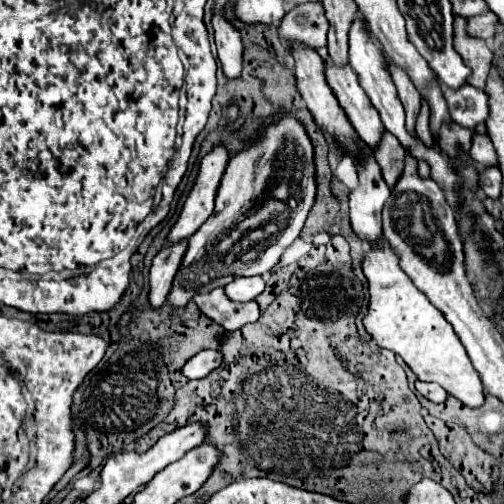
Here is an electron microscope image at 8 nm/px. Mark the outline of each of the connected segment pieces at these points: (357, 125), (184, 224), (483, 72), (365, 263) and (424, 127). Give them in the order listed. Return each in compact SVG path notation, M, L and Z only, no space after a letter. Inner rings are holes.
M326 61L324 73L330 91L336 95L338 103L342 105L354 131L372 151L376 151L376 145L380 145L386 129L378 117L378 111L364 93L358 75L354 73L354 69L350 69L348 63L334 65L332 61Z
M216 145L204 159L200 161L200 171L194 181L194 187L184 203L184 211L180 213L180 219L172 227L168 235L168 243L176 243L182 239L192 237L194 231L200 229L200 225L212 215L214 209L214 197L222 179L222 173L226 171L230 153L224 145Z
M462 17L454 19L454 49L462 57L464 65L472 69L468 85L484 89L486 77L492 67L492 51L486 47L484 41L480 41L476 37L468 37L466 19L462 19Z
M380 239L376 247L370 245L366 249L362 257L362 271L368 279L370 305L364 317L364 329L380 347L400 355L416 379L438 383L464 405L480 407L484 403L482 383L464 345L458 341L454 329L450 329L450 323L442 317L442 313L410 281L398 263L398 255L384 239Z
M422 99L420 113L416 120L415 131L420 140L427 147L432 147L434 140L429 128L430 108L427 102Z

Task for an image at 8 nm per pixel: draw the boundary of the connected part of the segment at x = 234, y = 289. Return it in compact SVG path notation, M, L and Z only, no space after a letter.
M240 277L226 285L226 295L232 301L254 301L264 291L262 277Z

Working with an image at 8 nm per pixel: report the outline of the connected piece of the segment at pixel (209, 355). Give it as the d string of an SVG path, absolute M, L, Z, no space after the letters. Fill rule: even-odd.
M206 349L206 351L200 351L198 355L194 355L192 359L188 359L186 365L184 365L184 369L182 369L182 373L188 379L202 379L210 371L218 369L218 365L222 365L222 353Z

